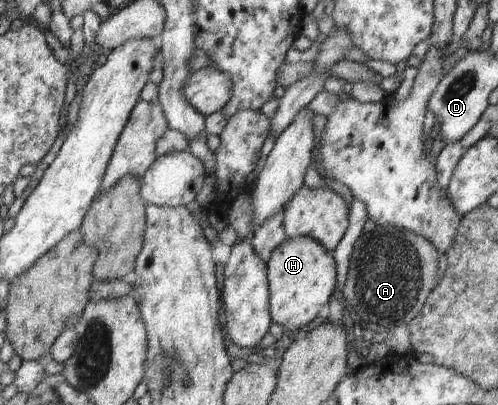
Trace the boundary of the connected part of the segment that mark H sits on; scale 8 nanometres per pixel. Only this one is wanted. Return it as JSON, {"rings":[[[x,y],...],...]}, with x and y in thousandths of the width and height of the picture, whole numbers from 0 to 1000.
{"rings":[[[622,585],[576,588],[550,625],[544,644],[536,649],[536,684],[542,719],[540,763],[542,780],[550,798],[564,802],[570,817],[592,817],[608,807],[618,807],[627,793],[639,783],[647,756],[663,748],[663,738],[673,723],[673,699],[677,694],[677,654],[665,625],[631,590]]]}

